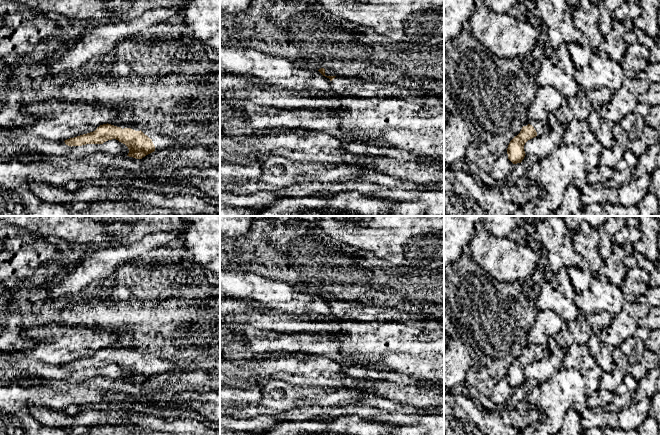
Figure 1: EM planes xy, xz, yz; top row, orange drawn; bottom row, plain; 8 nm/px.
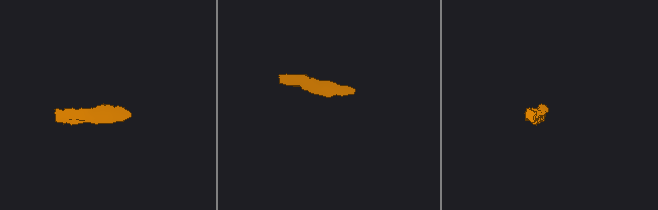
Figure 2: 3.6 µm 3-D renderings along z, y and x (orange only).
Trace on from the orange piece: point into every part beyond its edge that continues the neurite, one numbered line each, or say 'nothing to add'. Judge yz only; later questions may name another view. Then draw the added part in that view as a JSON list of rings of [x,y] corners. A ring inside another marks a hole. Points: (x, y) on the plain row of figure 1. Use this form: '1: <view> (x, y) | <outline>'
1: yz (538, 350) | [[[531,344],[531,345],[528,345],[528,348],[530,348],[534,351],[534,353],[537,356],[537,360],[541,360],[543,358],[544,347],[537,345],[537,344]]]

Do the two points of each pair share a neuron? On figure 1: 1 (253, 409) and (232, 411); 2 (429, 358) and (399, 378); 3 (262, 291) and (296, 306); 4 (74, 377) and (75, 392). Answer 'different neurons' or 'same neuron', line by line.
1: same neuron
2: different neurons
3: same neuron
4: different neurons

